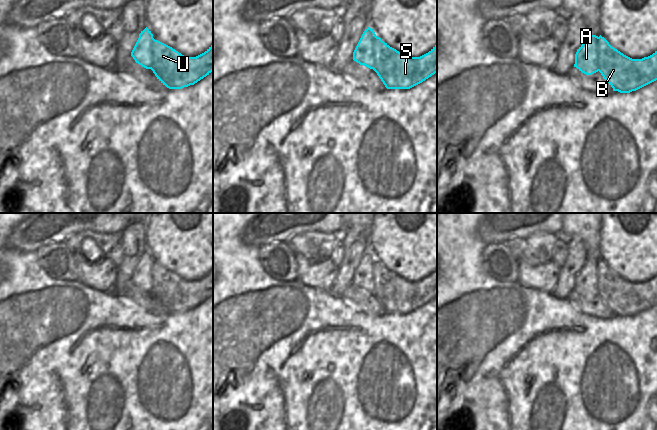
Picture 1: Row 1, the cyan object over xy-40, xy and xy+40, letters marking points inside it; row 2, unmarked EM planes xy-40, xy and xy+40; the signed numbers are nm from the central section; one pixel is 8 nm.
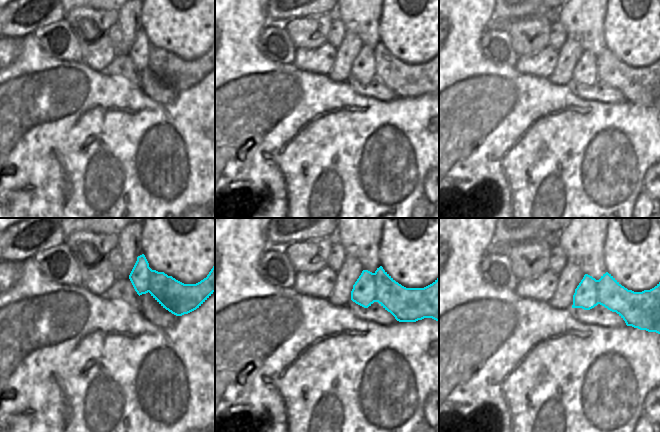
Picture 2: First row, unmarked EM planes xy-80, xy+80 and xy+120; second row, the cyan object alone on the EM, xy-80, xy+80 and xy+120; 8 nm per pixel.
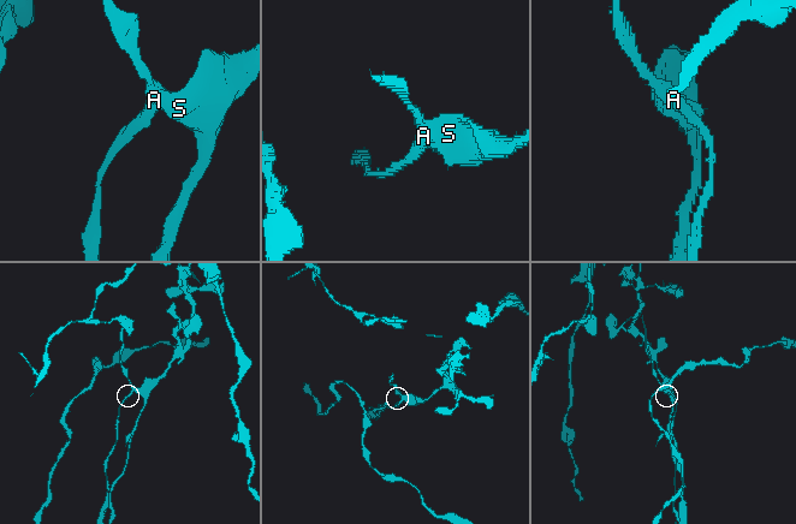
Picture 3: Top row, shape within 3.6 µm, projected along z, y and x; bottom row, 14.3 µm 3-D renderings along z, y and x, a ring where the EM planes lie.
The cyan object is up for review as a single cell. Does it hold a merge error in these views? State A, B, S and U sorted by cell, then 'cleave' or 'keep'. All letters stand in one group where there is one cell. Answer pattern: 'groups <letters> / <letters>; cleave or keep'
groups A / B S U; cleave

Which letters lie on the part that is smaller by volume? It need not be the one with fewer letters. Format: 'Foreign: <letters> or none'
Foreign: A

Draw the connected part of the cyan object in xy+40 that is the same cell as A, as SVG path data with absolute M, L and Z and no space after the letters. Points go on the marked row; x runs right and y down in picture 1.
M587 35L583 44L575 54L575 64L579 71L586 75L592 75L599 71L599 52L597 46L599 37L596 35Z

